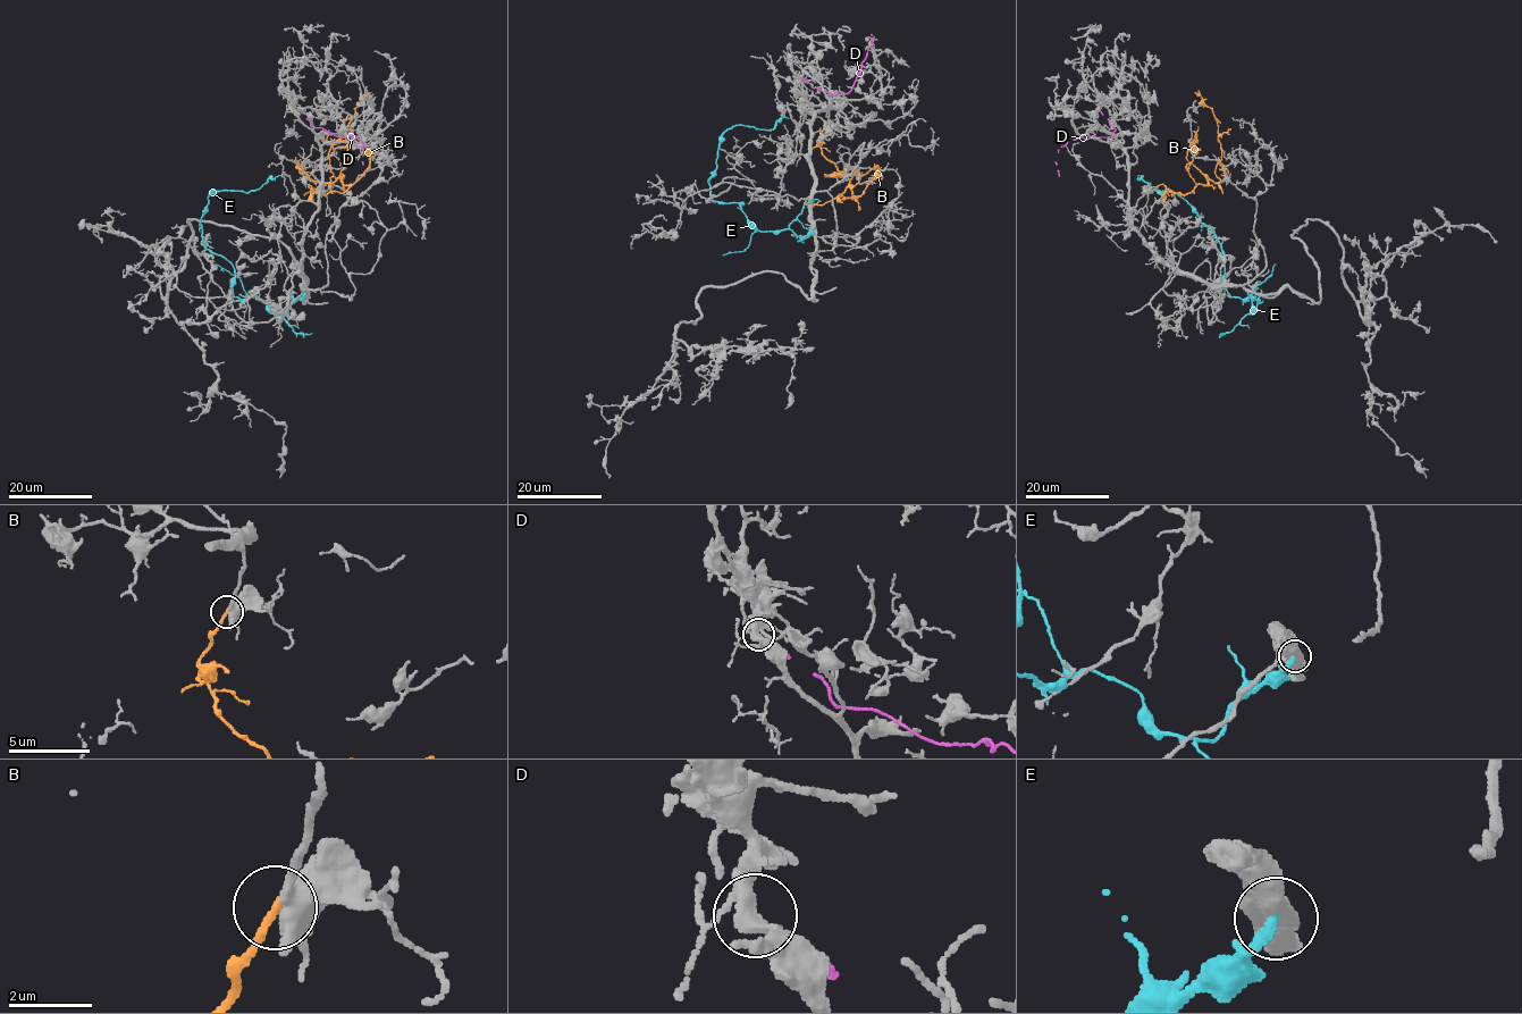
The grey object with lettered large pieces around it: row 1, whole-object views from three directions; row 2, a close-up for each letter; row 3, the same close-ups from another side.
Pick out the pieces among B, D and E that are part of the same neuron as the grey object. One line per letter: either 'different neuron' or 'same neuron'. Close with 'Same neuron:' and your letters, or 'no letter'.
B: same neuron
D: different neuron
E: different neuron
Same neuron: B

